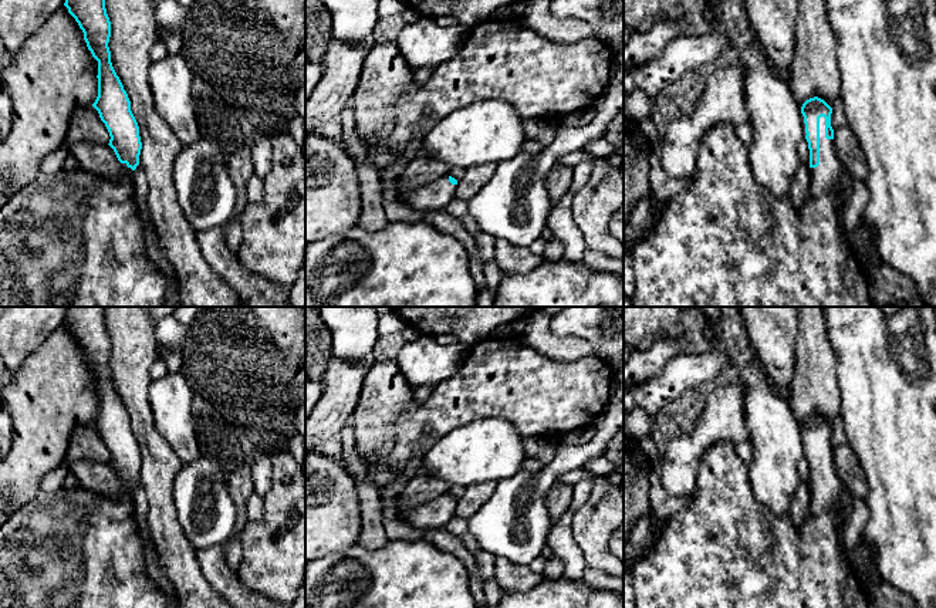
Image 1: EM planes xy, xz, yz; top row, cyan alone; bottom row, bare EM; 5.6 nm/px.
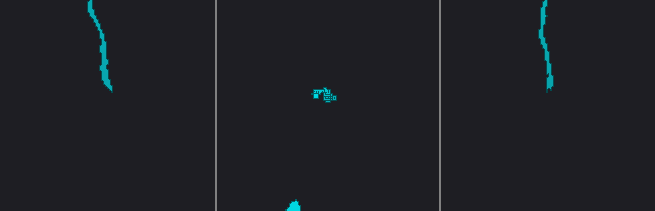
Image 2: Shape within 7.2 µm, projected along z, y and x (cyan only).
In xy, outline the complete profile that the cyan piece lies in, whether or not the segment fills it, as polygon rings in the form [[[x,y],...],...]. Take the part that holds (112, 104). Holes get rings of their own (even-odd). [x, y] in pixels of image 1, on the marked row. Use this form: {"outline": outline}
{"outline": [[[65,0],[64,6],[84,33],[98,61],[98,97],[92,107],[109,132],[109,146],[121,162],[116,178],[99,178],[82,169],[38,176],[0,209],[0,307],[163,307],[165,278],[146,256],[142,222],[134,199],[134,170],[142,142],[131,101],[116,75],[108,47],[111,21],[105,0]]]}

